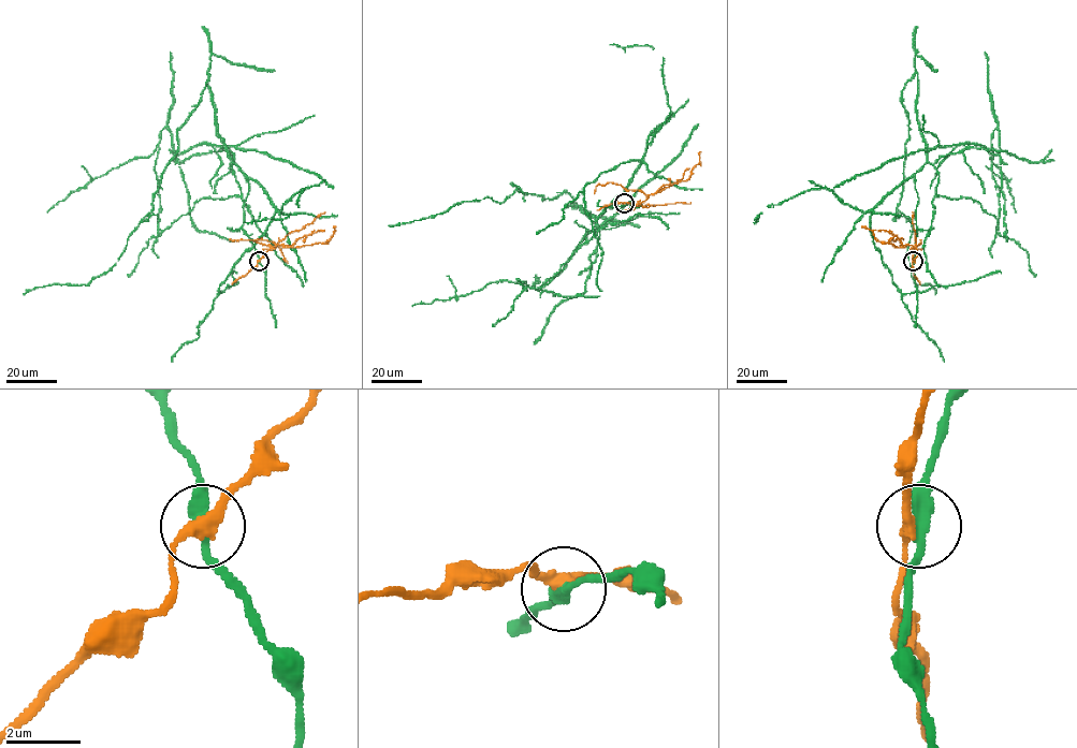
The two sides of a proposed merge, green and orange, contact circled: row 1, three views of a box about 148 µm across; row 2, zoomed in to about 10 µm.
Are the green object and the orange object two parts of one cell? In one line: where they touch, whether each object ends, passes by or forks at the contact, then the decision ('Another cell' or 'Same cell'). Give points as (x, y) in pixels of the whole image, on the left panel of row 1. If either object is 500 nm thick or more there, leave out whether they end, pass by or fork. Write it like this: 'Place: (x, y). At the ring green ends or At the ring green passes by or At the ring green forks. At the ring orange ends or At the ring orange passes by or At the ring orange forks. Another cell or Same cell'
Place: (259, 261). At the ring green passes by. At the ring orange passes by. Another cell

